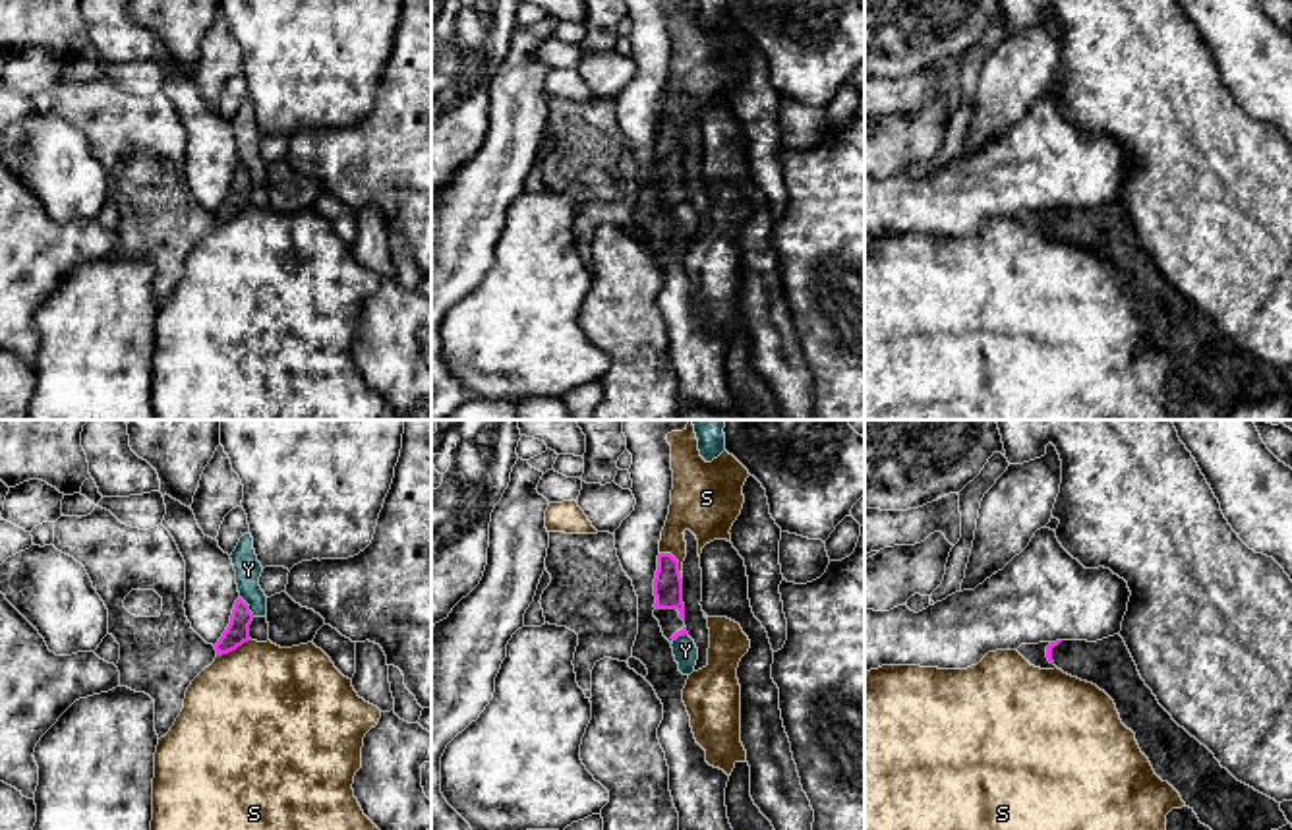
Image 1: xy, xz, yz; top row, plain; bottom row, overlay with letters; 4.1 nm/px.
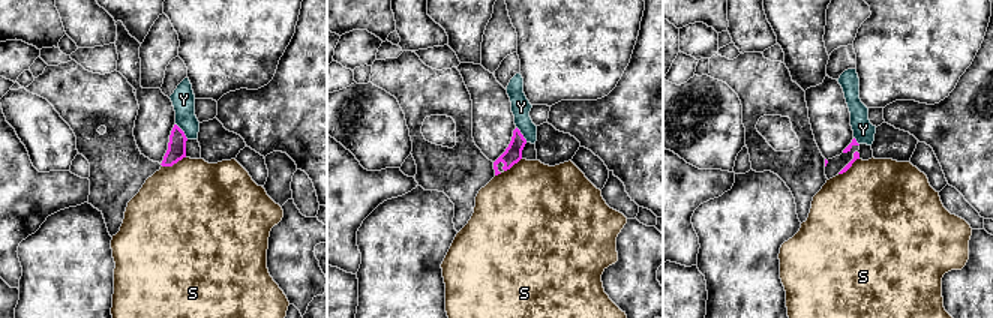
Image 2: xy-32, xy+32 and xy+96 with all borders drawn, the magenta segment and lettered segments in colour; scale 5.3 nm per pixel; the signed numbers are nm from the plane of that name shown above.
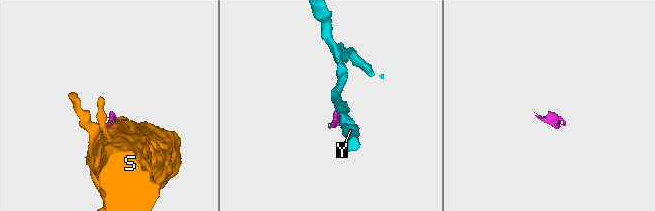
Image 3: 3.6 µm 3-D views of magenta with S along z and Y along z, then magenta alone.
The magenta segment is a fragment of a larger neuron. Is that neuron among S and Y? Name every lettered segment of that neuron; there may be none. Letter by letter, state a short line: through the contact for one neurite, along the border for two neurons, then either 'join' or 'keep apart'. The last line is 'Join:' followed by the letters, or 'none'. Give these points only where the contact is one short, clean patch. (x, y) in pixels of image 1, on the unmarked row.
S: xz (660, 118), (668, 118), (677, 128), (681, 146) | keep apart
Y: xy (240, 163), (254, 182) | keep apart
Join: none

